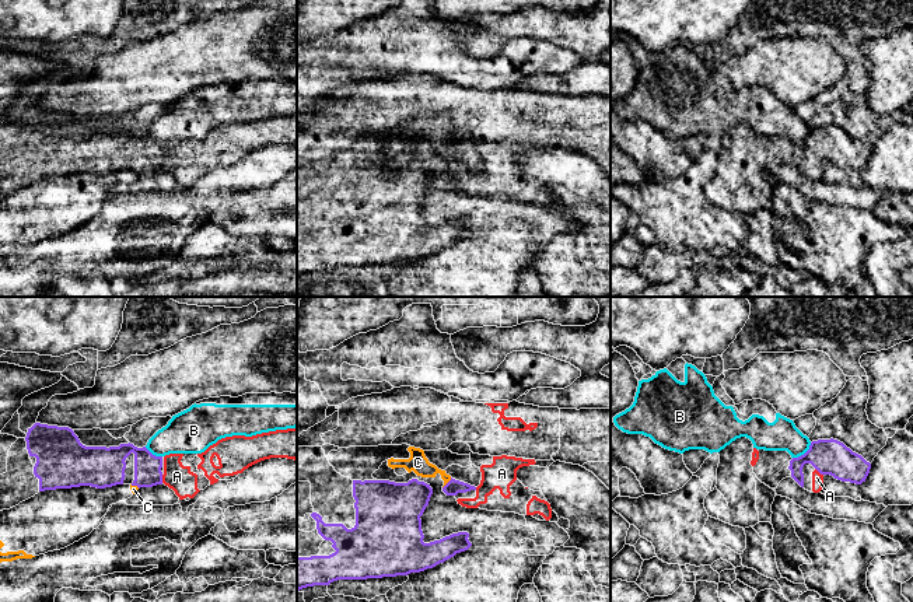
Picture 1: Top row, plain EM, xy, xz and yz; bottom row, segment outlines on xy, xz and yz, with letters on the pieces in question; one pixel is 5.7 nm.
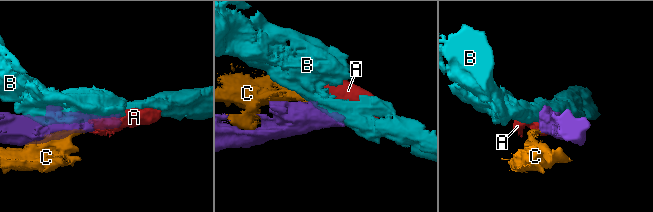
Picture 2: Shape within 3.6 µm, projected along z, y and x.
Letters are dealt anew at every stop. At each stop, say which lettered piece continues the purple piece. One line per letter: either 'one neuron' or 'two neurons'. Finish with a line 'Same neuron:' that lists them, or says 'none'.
A: one neuron
B: two neurons
C: two neurons
Same neuron: A

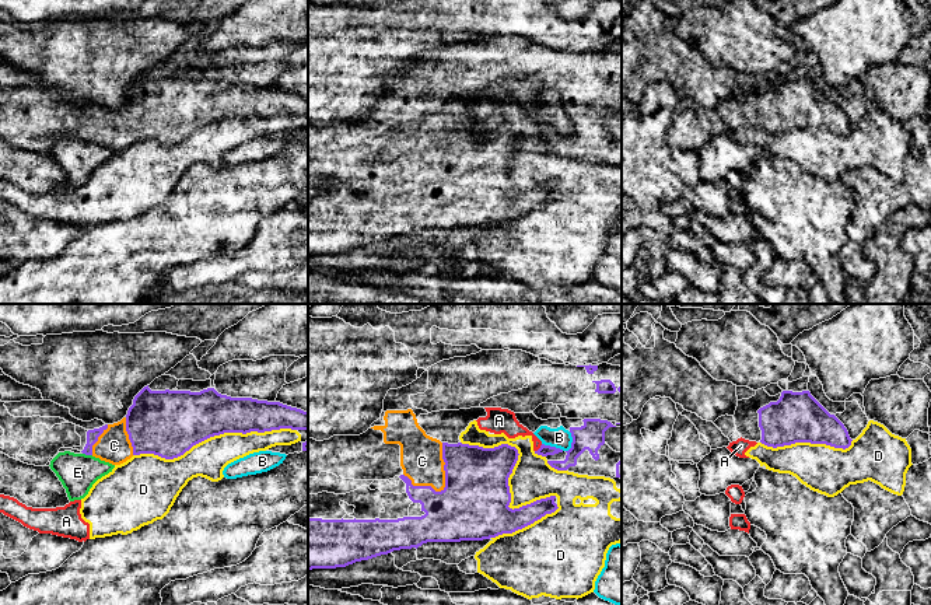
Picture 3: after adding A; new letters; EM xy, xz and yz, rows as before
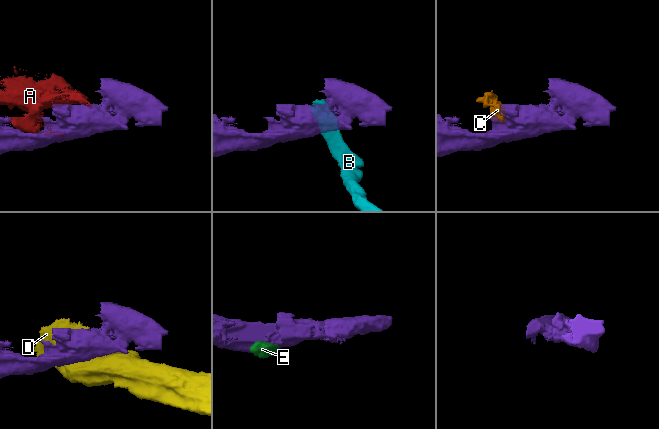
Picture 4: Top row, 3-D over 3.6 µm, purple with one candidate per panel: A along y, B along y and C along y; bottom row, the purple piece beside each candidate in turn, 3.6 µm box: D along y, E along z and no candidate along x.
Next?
A: two neurons
B: two neurons
C: one neuron
D: two neurons
E: two neurons
Same neuron: C

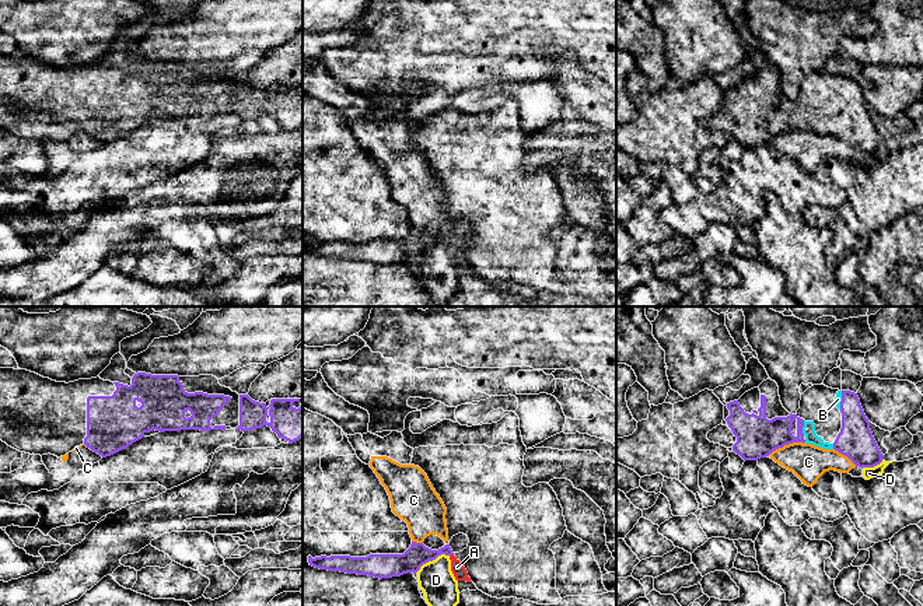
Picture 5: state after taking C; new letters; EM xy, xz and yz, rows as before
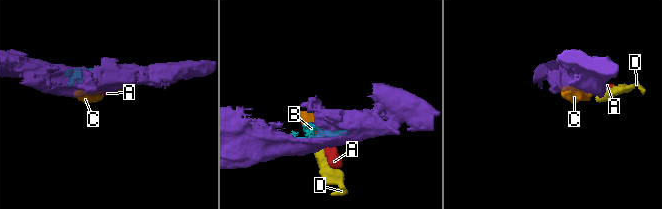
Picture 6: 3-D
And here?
A: two neurons
B: one neuron
C: two neurons
D: two neurons
Same neuron: B

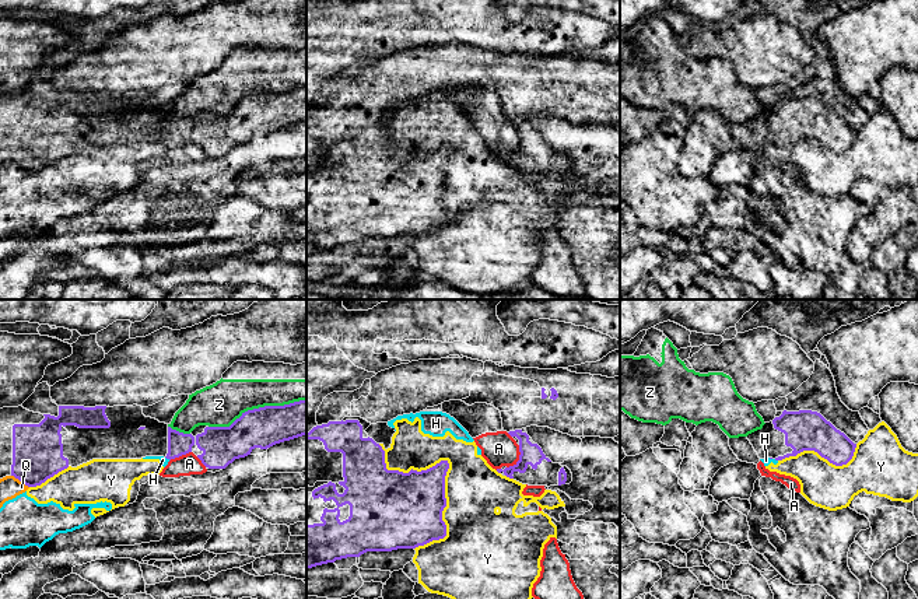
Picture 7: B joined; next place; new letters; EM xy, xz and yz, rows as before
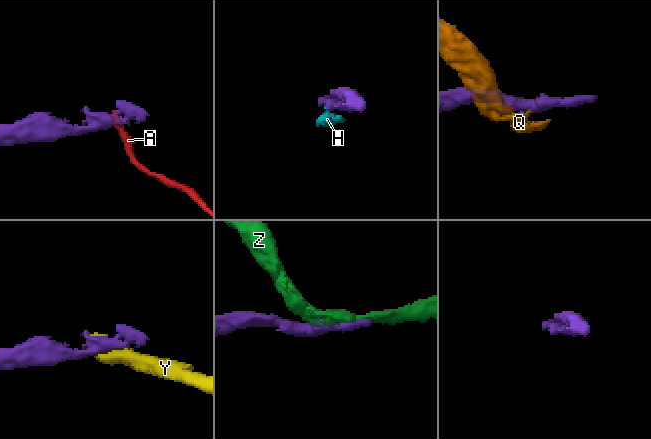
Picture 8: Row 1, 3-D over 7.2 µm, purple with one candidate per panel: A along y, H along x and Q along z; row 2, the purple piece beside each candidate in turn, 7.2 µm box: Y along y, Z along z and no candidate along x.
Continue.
A: two neurons
H: two neurons
Q: two neurons
Y: two neurons
Z: two neurons
Same neuron: none

